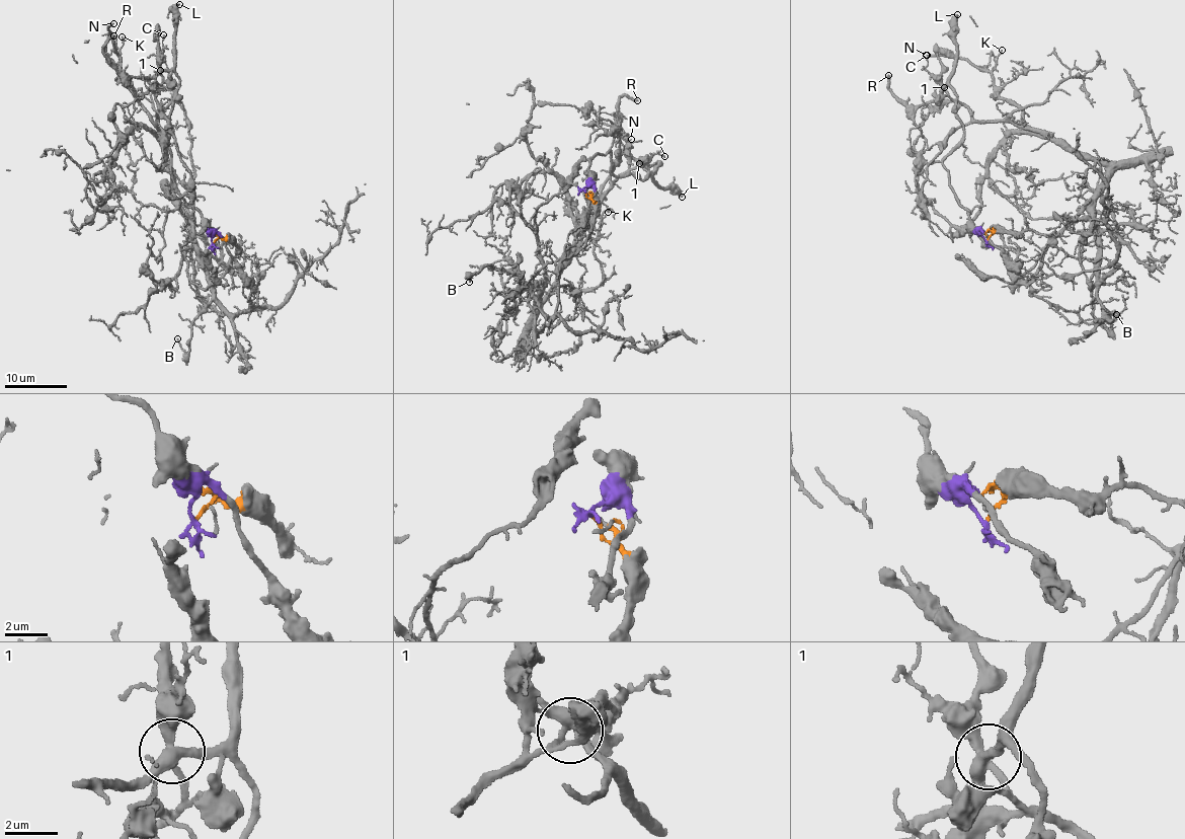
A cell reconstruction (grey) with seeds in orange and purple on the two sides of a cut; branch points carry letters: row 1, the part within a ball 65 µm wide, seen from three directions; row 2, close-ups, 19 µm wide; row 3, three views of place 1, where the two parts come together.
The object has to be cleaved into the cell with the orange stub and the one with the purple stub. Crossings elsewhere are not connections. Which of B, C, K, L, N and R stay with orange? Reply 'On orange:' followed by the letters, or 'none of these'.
On orange: B, C, K, N

